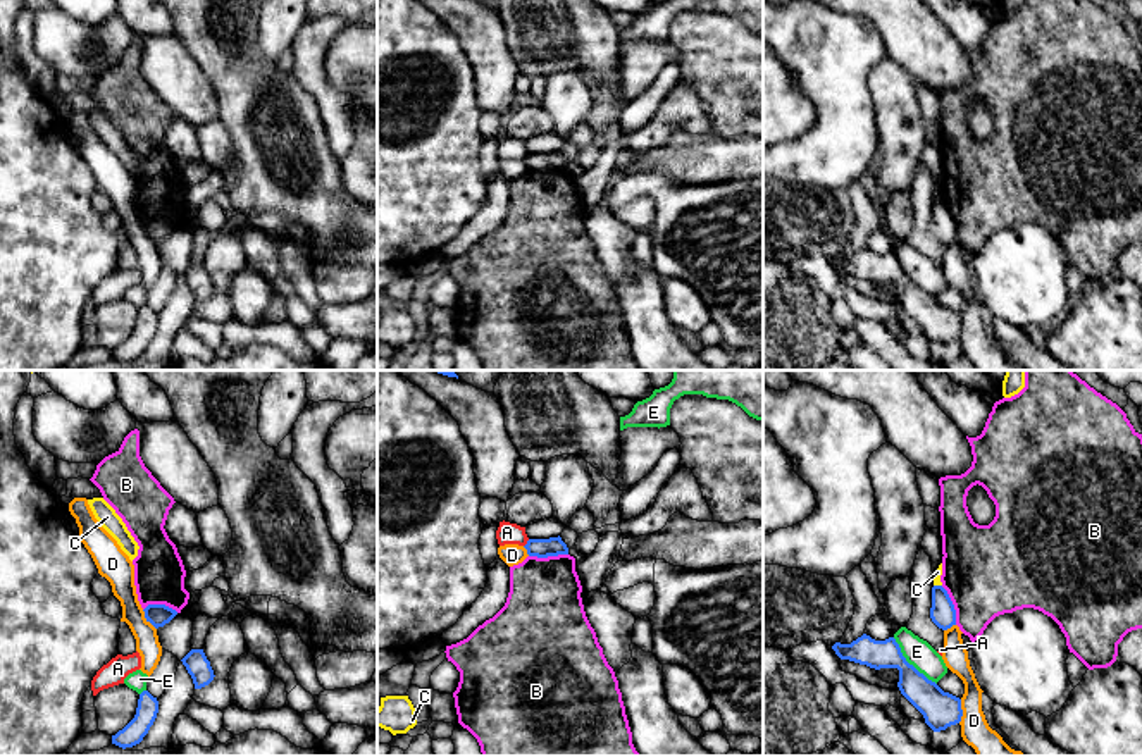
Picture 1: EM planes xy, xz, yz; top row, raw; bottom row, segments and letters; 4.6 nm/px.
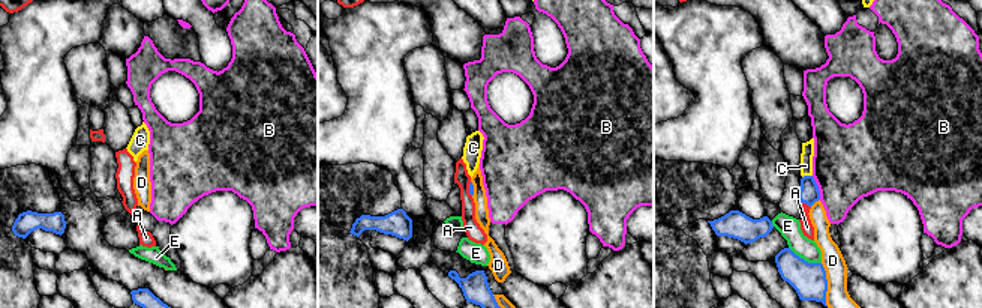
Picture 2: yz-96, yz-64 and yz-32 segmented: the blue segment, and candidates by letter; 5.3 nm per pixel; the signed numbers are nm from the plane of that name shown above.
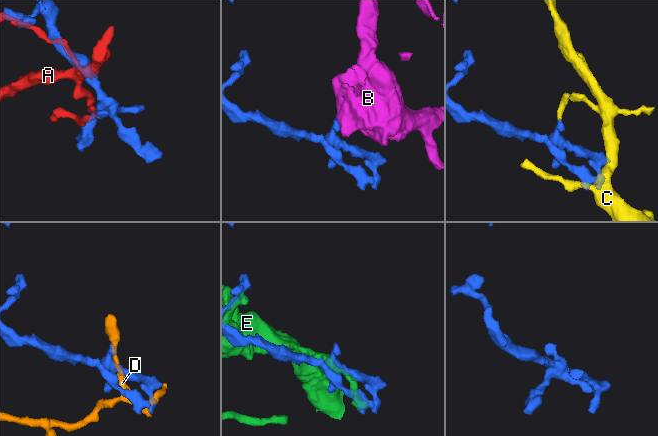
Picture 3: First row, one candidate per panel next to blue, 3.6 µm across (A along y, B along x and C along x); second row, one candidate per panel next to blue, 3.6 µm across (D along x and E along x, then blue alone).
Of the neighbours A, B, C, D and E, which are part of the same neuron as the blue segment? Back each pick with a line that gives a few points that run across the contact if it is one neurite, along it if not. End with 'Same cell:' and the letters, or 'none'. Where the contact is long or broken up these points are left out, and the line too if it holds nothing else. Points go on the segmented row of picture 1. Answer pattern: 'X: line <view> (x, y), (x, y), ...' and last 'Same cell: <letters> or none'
Same cell: none

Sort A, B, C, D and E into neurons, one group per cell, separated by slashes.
A / B / C / D / E

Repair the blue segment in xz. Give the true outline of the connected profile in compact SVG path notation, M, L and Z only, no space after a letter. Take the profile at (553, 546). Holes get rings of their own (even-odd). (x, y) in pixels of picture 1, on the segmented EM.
M560 536L549 539L529 539L524 548L527 549L529 556L537 558L568 555L568 548Z

